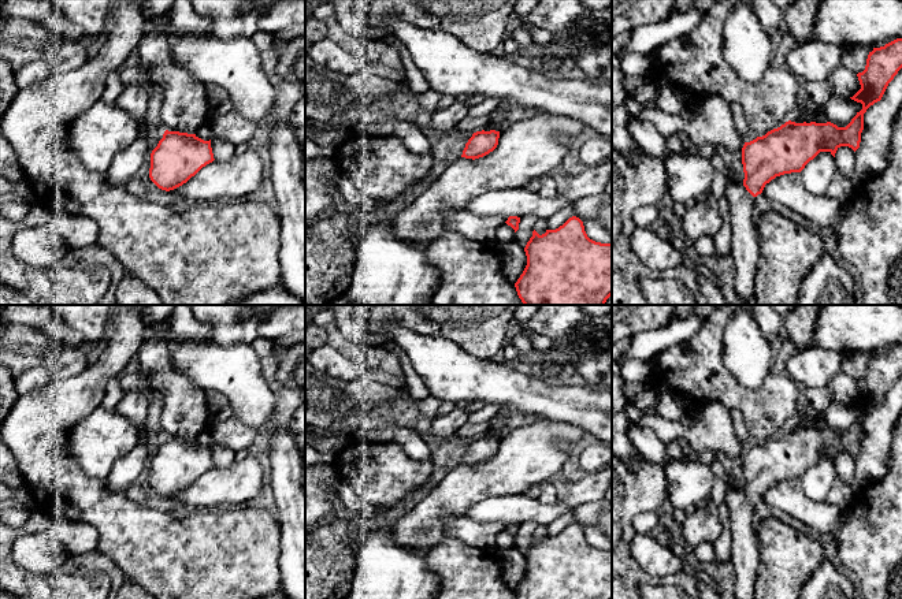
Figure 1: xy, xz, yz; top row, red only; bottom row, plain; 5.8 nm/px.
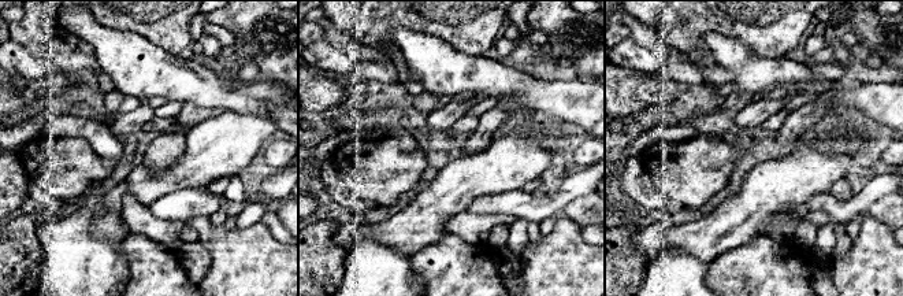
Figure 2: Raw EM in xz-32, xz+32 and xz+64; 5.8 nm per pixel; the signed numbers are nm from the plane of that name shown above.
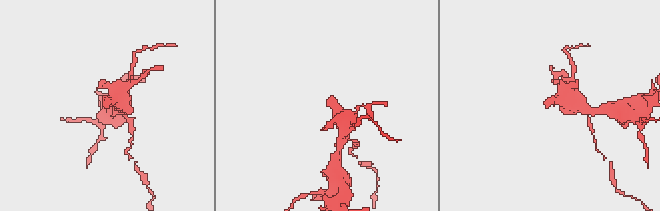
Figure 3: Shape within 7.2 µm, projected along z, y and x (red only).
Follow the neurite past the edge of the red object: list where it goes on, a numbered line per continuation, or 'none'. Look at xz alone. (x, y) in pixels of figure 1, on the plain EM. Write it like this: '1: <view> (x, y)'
1: xz (496, 426)

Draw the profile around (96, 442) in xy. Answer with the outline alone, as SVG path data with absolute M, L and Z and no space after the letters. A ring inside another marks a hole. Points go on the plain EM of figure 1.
M97 406L78 421L67 436L75 464L90 477L105 480L114 464L140 440L140 429L116 410Z

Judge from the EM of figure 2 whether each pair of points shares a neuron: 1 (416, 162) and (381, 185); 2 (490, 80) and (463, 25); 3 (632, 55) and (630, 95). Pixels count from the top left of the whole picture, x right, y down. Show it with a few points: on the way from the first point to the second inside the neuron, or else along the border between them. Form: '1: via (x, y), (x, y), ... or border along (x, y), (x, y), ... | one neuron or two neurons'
1: via (408, 166), (389, 177) | one neuron
2: border along (448, 43), (464, 54), (482, 56) | two neurons
3: border along (619, 65), (643, 73), (661, 73) | two neurons

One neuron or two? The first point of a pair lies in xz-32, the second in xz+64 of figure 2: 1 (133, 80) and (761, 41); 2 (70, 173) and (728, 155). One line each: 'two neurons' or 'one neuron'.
1: two neurons
2: one neuron

